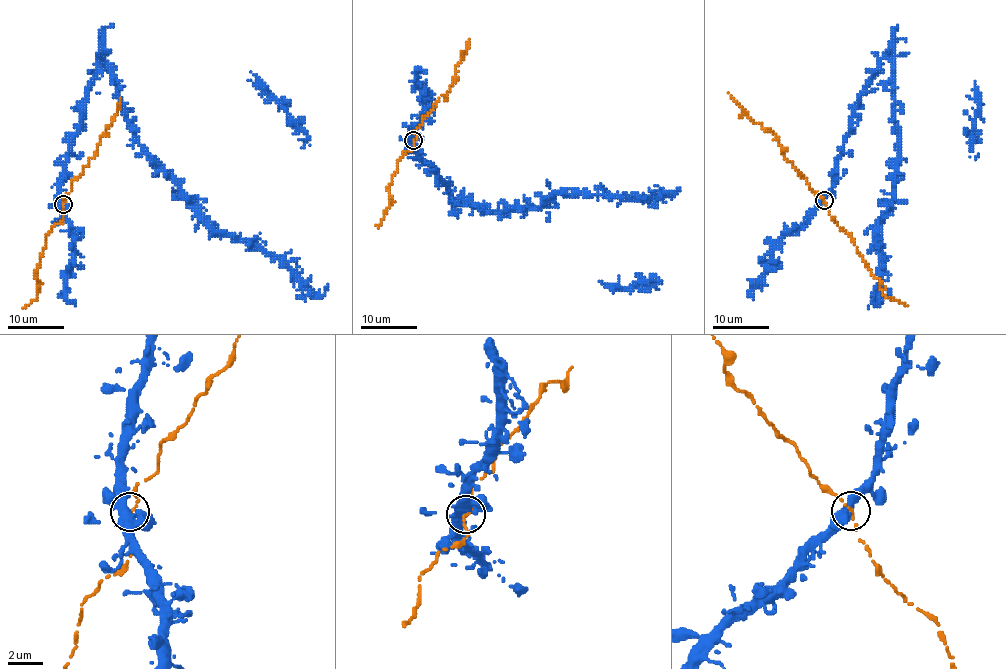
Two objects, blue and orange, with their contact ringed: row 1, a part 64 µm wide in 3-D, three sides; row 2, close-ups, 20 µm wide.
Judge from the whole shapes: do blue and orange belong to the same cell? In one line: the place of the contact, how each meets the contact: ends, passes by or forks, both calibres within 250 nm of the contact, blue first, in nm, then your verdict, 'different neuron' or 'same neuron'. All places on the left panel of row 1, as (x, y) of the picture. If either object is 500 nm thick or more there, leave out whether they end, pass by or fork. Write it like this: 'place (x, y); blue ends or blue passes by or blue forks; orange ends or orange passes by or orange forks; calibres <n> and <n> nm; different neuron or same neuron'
place (63, 204); blue passes by; orange ends; calibres 480 and 240 nm; same neuron

